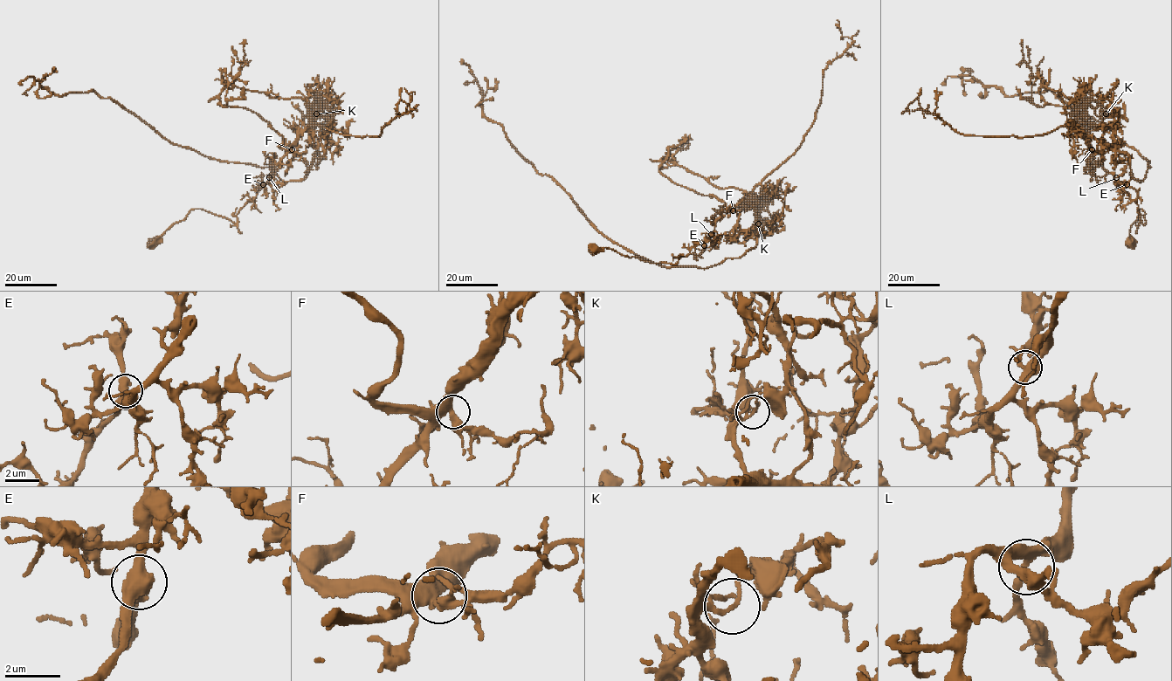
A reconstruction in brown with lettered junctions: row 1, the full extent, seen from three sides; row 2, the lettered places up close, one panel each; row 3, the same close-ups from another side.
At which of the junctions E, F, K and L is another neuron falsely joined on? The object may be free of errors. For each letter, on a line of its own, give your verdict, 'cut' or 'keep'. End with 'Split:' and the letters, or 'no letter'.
E: keep
F: keep
K: cut
L: keep
Split: K

